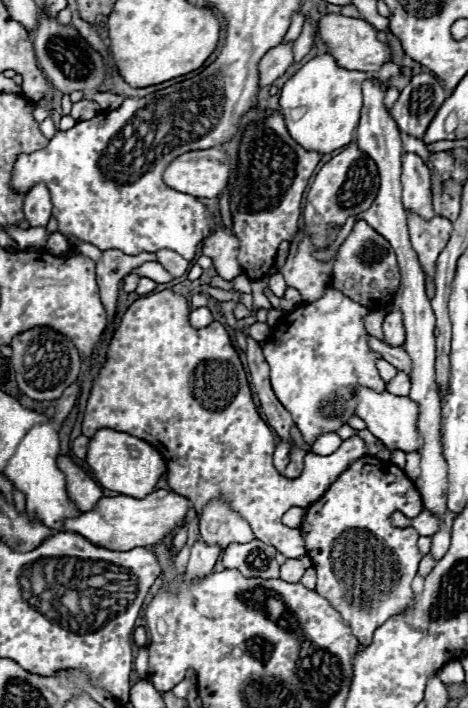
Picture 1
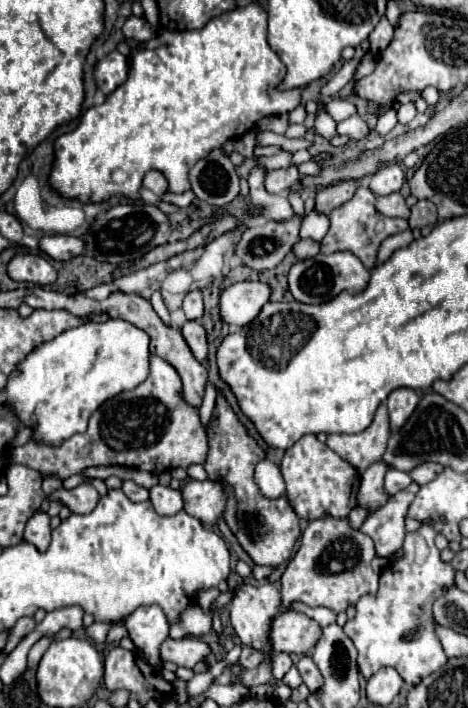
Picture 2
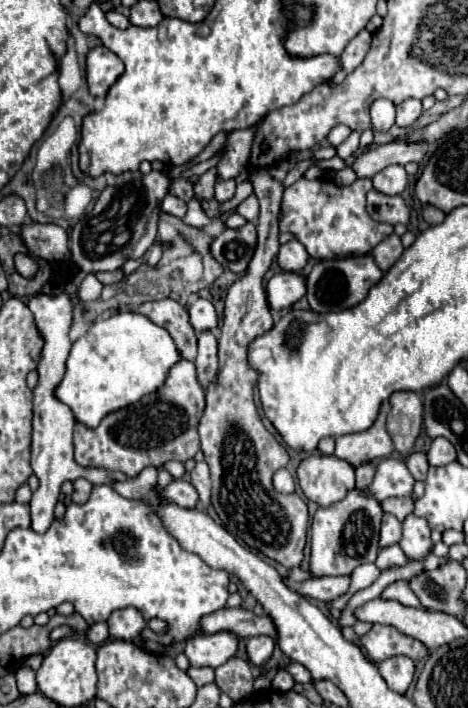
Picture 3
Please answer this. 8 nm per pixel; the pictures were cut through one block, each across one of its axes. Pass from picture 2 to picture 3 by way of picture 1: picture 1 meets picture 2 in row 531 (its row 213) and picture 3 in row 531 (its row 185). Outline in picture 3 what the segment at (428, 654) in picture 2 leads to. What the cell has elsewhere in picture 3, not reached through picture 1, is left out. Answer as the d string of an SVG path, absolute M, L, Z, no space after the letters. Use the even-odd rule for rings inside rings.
M408 514L406 520L402 522L402 540L400 540L400 548L404 550L404 554L410 560L420 560L424 558L428 552L432 552L432 540L430 540L430 528L428 522Z

